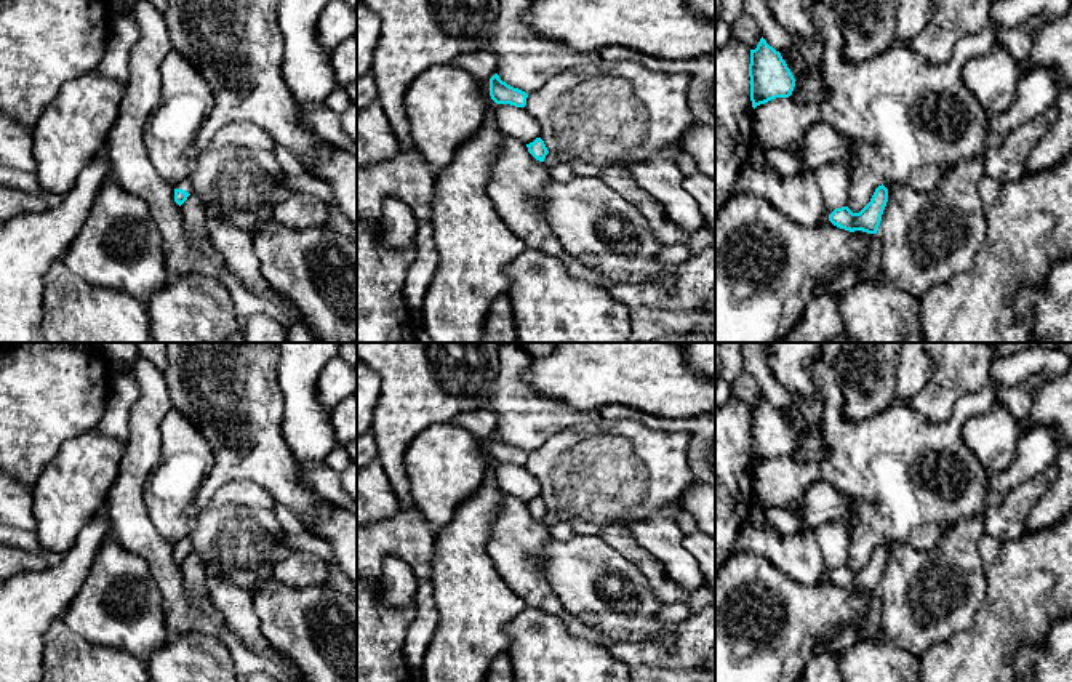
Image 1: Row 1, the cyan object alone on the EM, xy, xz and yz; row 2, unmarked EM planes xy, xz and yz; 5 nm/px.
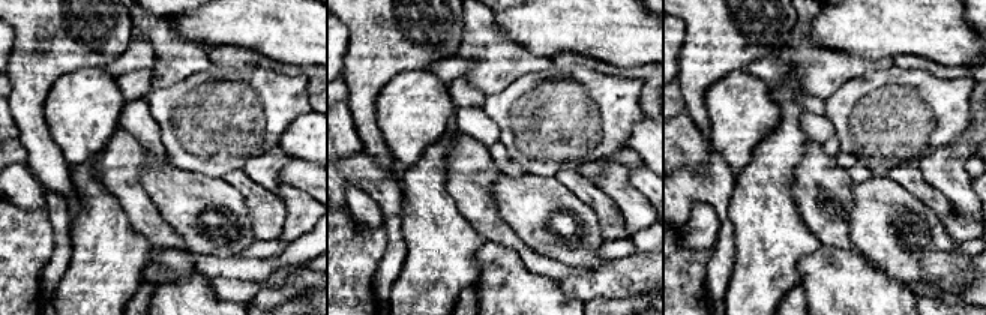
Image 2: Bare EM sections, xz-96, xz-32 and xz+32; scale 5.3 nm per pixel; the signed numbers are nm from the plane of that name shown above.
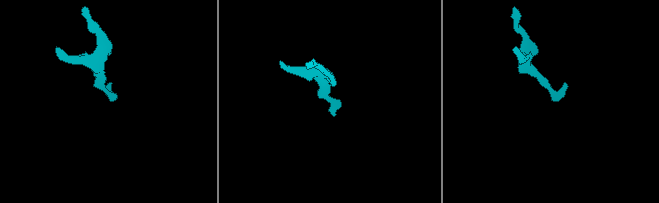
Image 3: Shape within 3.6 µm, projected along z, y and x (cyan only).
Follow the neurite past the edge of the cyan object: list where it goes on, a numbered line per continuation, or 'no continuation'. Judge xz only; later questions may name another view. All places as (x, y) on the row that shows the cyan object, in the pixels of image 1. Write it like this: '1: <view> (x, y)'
1: xz (559, 172)

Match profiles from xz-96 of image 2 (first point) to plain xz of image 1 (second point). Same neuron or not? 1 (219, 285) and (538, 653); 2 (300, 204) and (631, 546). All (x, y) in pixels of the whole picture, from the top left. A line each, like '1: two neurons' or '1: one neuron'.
1: two neurons
2: two neurons

